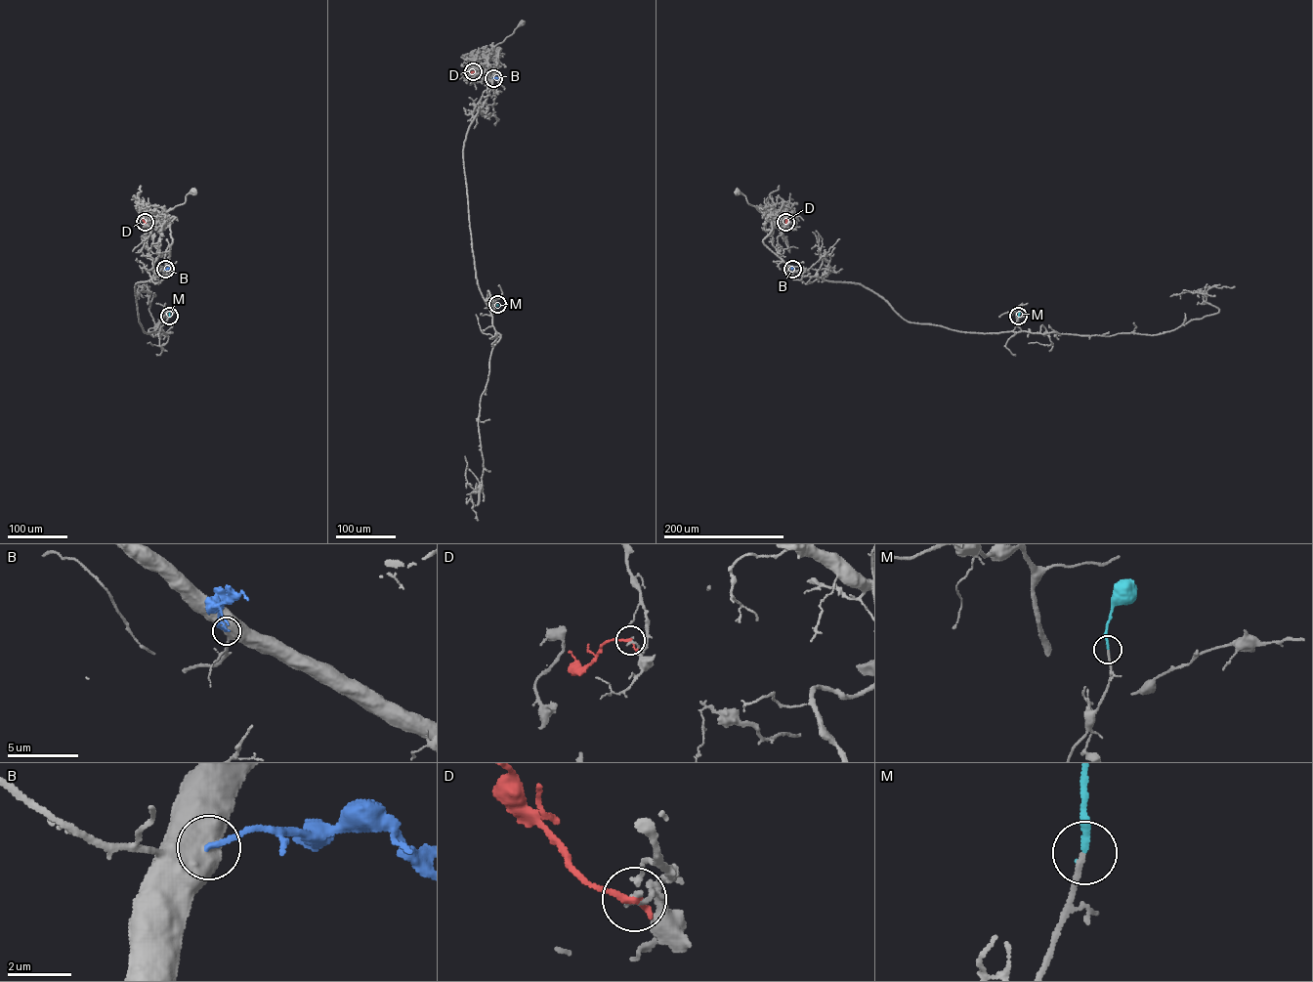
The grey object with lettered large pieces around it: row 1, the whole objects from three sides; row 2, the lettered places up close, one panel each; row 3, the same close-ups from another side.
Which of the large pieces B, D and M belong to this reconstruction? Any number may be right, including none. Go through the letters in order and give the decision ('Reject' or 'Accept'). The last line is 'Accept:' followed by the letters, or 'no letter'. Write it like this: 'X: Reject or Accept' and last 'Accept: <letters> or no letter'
B: Reject
D: Reject
M: Reject
Accept: no letter

